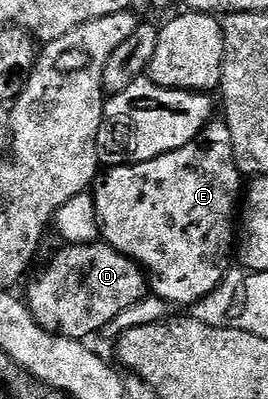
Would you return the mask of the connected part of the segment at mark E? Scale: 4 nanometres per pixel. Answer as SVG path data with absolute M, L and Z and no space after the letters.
M212 119L195 141L176 151L168 151L139 165L107 168L92 189L98 232L105 244L142 266L153 296L167 303L175 301L178 305L189 306L199 297L214 293L231 268L231 253L236 245L236 214L243 189L244 177L234 162L232 131L225 120Z

